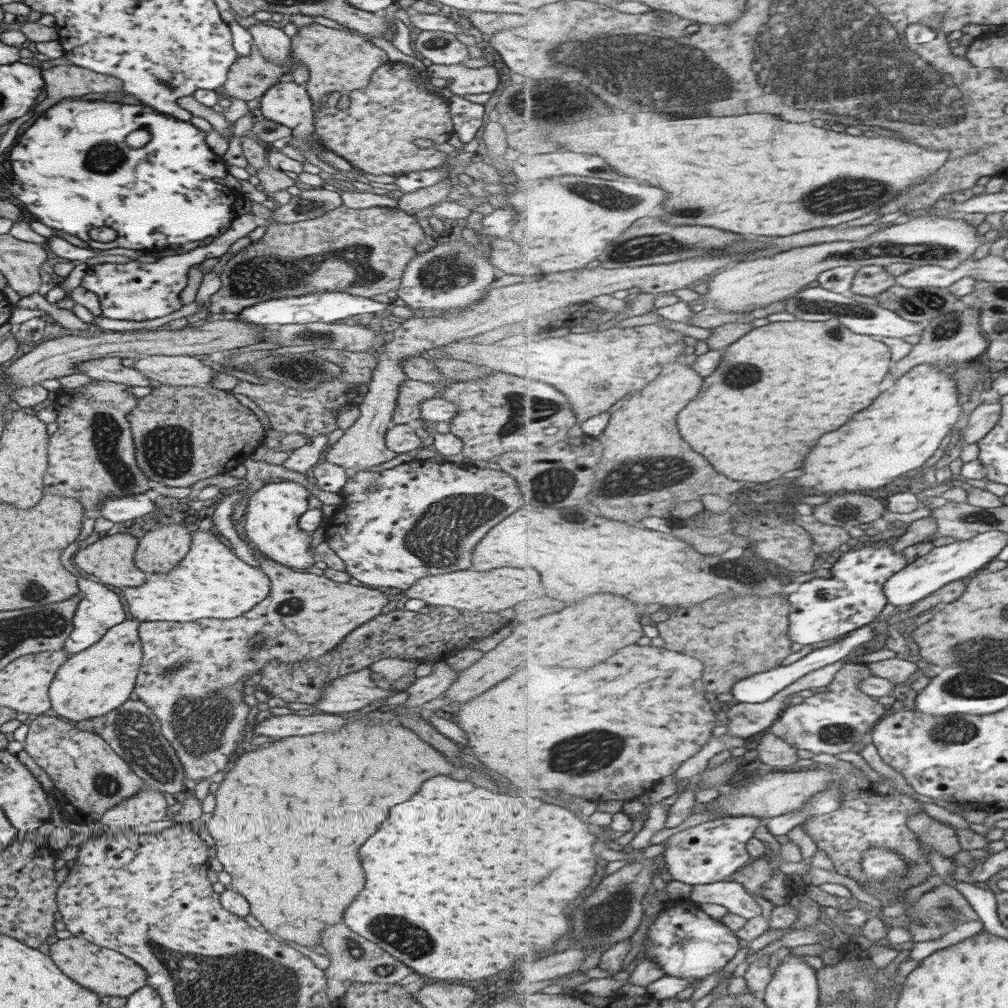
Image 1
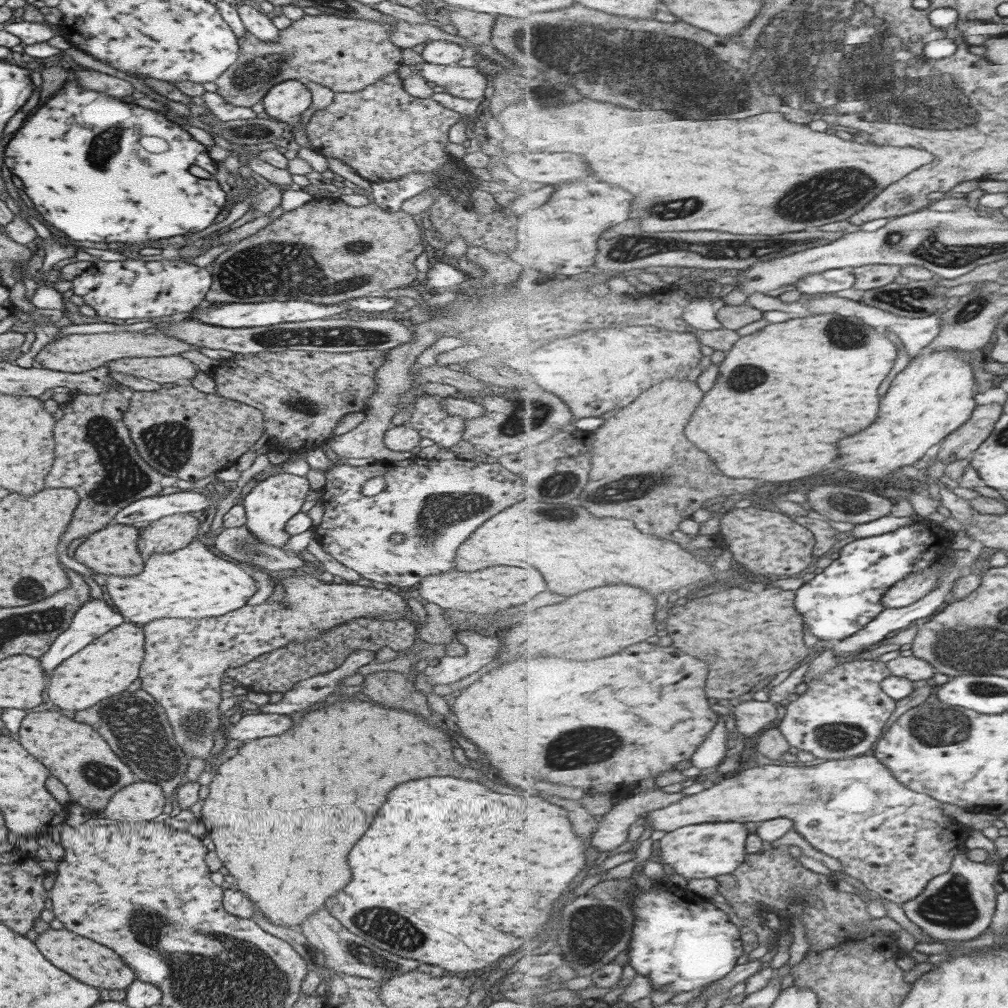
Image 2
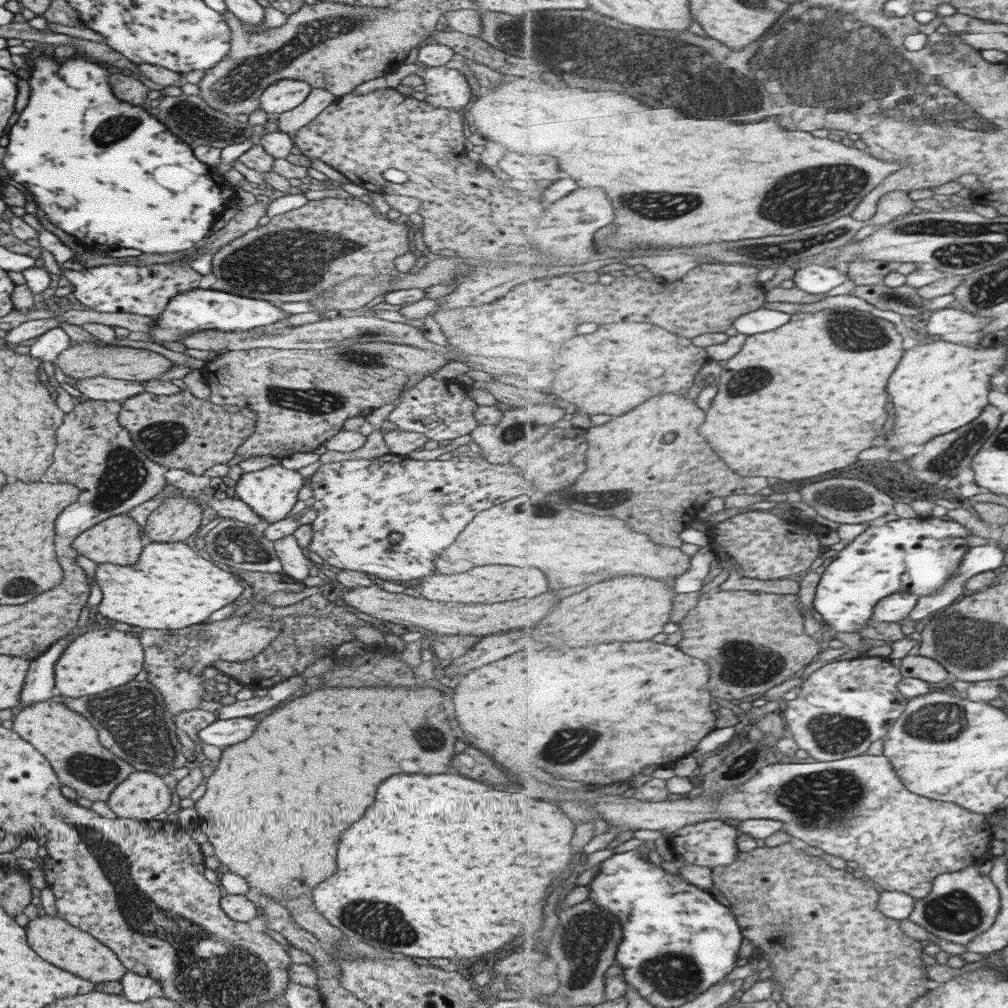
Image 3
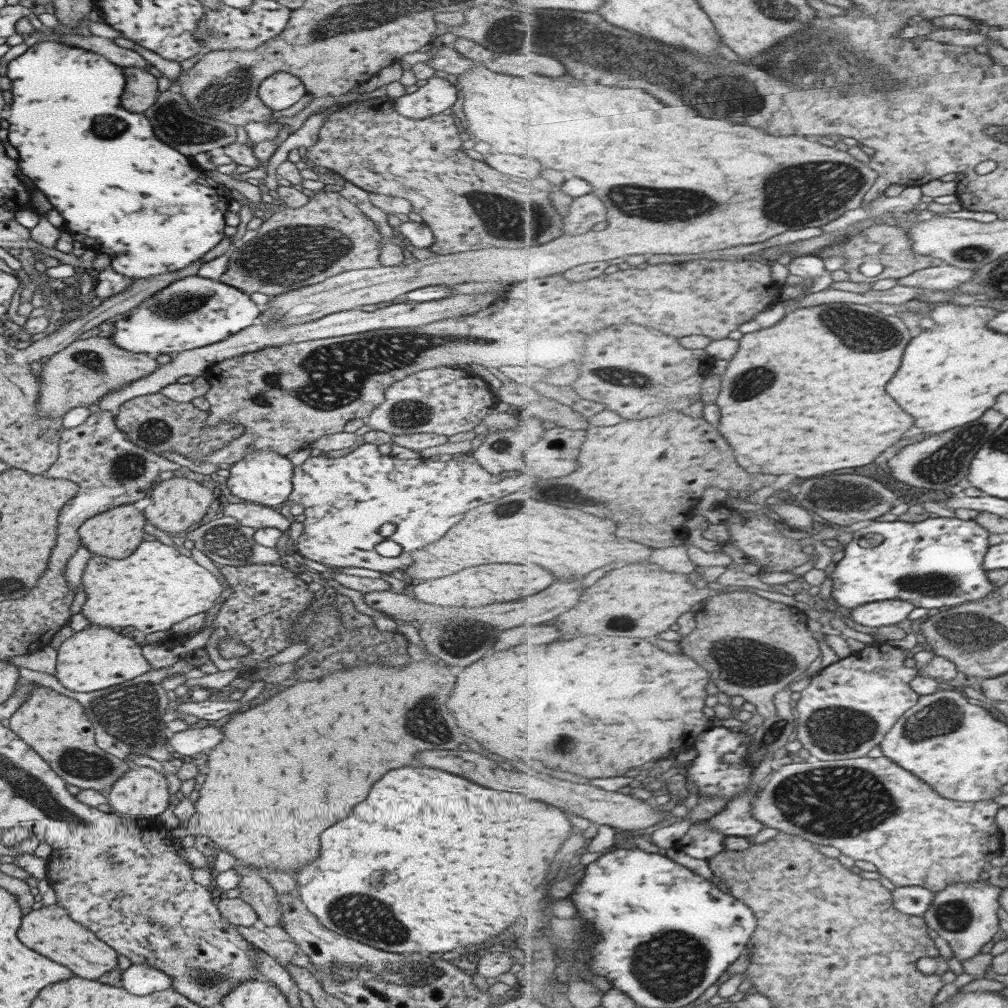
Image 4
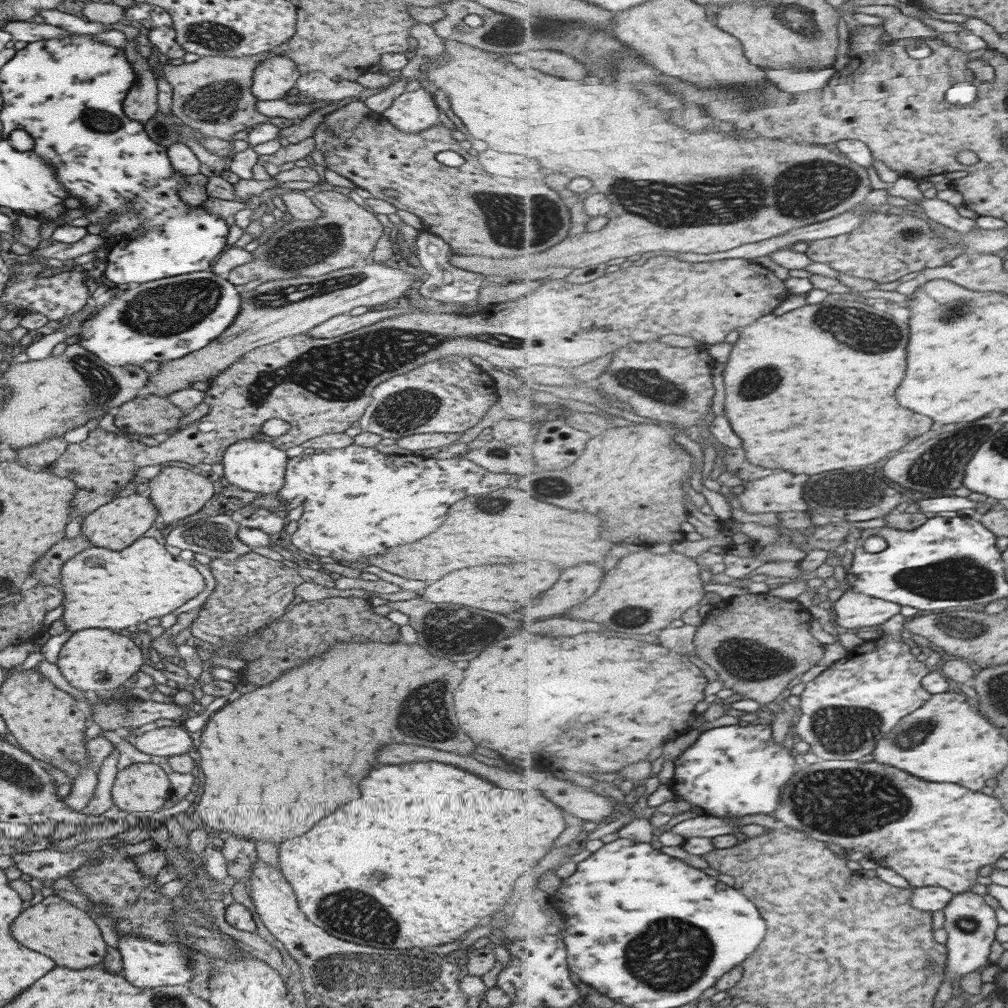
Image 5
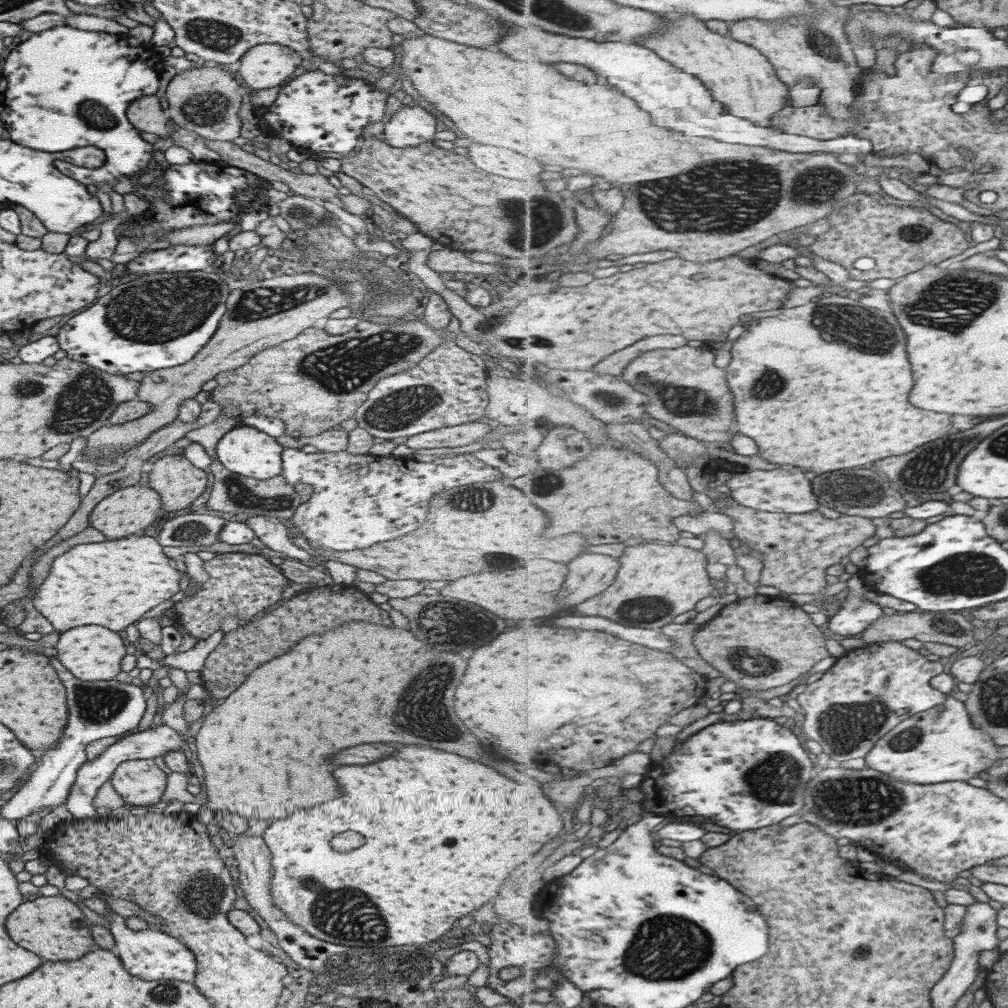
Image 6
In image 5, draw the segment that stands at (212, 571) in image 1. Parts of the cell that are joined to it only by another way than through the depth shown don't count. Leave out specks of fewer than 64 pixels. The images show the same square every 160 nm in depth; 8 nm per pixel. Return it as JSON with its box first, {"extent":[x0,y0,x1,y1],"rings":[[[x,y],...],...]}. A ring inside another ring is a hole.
{"extent":[59,537,205,664],"rings":[[[153,537],[136,538],[129,546],[115,552],[87,546],[59,568],[59,590],[63,594],[61,620],[66,630],[127,628],[141,624],[137,631],[141,641],[143,664],[149,660],[150,637],[143,622],[169,614],[201,592],[205,586],[201,574],[188,562],[173,556]]]}

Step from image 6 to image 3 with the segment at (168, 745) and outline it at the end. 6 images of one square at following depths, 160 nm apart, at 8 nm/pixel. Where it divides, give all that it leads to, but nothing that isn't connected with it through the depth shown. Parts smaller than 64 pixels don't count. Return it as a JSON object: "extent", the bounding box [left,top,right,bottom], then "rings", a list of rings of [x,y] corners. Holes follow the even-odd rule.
{"extent":[193,718,255,748],"rings":[[[253,718],[215,719],[197,732],[197,740],[193,742],[199,741],[209,744],[209,746],[225,748],[225,746],[237,744],[243,738],[247,738],[247,734],[251,734],[253,726],[255,726]]]}

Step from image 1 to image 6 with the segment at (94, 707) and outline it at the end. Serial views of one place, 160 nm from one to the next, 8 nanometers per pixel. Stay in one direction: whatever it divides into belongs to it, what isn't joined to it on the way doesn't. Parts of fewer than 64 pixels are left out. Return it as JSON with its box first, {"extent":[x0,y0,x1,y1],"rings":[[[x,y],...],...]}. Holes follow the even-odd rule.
{"extent":[57,626,126,681],"rings":[[[76,626],[59,634],[57,661],[77,680],[105,681],[115,680],[121,672],[120,661],[126,655],[123,640],[116,632],[103,626]]]}

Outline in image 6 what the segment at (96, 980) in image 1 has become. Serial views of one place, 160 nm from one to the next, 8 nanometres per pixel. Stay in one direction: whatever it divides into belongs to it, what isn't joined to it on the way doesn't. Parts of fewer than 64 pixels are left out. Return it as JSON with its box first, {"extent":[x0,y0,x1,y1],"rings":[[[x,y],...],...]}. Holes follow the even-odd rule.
{"extent":[5,895,96,960],"rings":[[[63,895],[40,896],[31,902],[19,904],[5,920],[5,928],[9,938],[23,946],[25,950],[31,950],[43,960],[75,960],[86,952],[96,948],[90,935],[92,922],[80,911],[74,900],[67,899]]]}

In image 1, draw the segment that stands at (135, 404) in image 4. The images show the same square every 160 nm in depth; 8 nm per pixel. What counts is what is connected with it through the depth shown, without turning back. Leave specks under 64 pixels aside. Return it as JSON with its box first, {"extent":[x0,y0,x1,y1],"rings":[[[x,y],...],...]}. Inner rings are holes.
{"extent":[126,386,265,488],"rings":[[[210,386],[152,388],[149,394],[138,398],[126,419],[132,434],[135,462],[143,474],[153,482],[179,488],[243,464],[256,447],[261,446],[265,436],[261,423],[249,408],[242,406],[232,393]]]}

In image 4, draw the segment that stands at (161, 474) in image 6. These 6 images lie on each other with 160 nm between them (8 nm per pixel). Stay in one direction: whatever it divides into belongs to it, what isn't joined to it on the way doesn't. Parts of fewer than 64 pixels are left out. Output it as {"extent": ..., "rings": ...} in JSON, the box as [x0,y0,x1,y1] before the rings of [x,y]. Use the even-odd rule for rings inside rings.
{"extent":[142,474,215,536],"rings":[[[176,474],[169,479],[157,482],[153,486],[142,512],[149,524],[173,536],[176,532],[181,532],[187,526],[199,521],[215,497],[211,488],[193,480],[178,477]]]}

